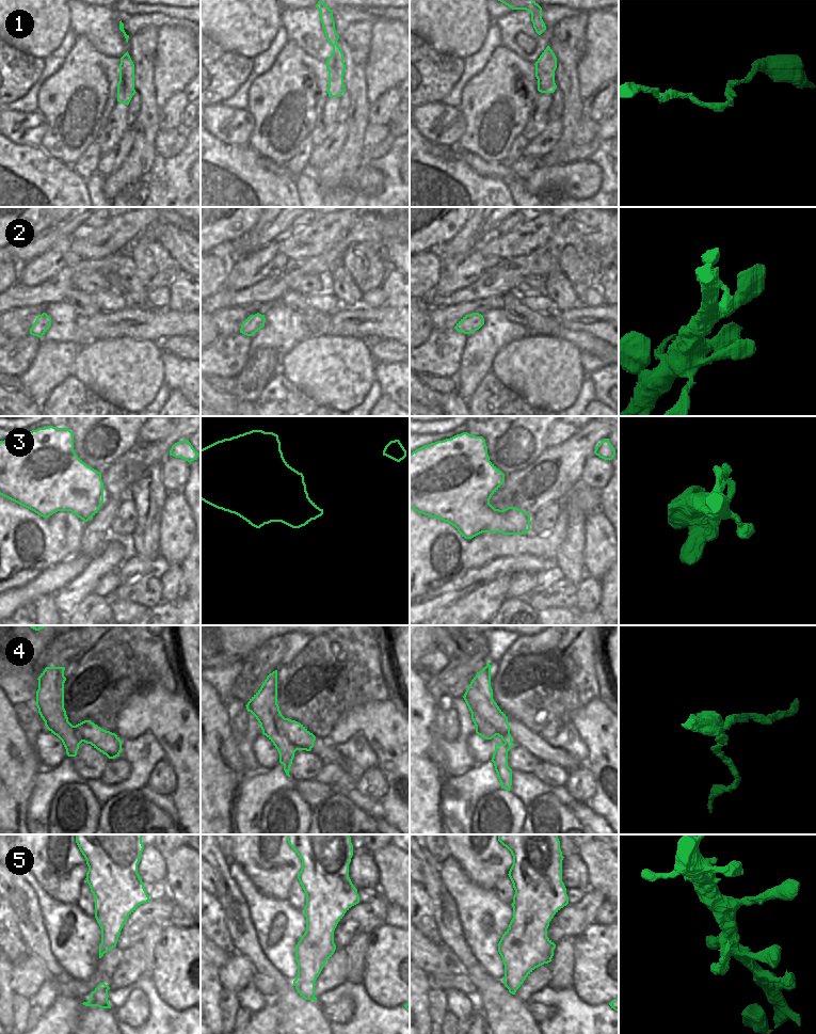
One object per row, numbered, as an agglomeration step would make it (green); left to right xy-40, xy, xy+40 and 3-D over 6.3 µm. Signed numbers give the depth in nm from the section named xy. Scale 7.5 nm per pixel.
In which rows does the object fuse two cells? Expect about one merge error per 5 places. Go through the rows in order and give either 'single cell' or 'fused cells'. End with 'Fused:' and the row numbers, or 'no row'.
1: single cell
2: single cell
3: single cell
4: fused cells
5: fused cells
Fused: 4, 5

